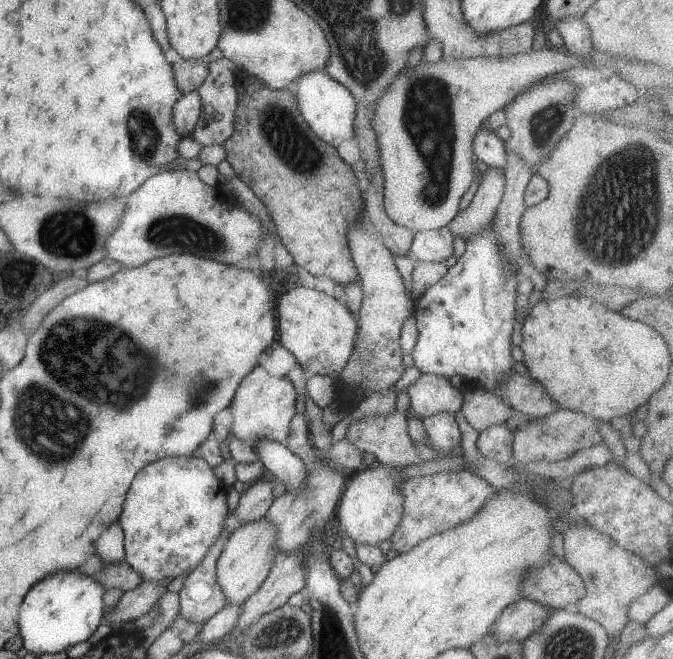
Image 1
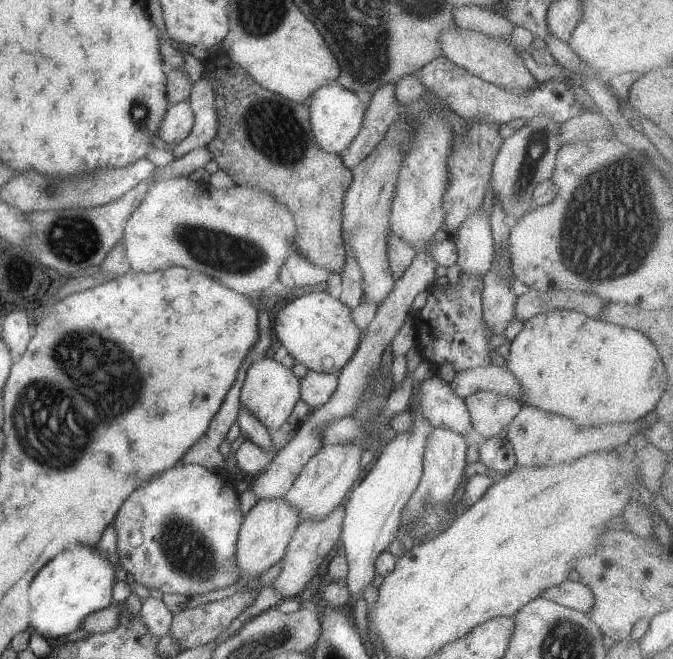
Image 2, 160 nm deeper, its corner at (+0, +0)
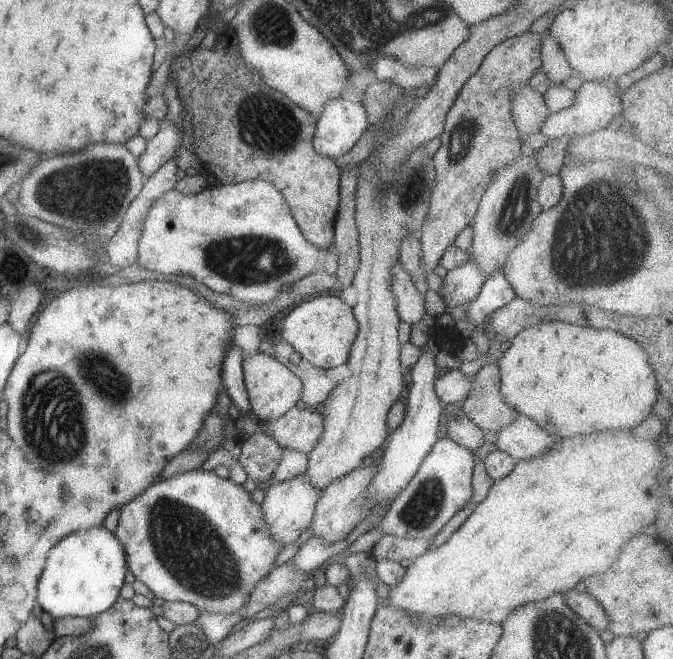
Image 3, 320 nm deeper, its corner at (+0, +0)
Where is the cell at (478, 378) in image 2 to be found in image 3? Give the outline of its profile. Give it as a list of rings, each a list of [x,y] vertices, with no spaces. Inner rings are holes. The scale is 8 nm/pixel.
[[[447,369],[444,374],[435,378],[434,392],[443,406],[461,404],[471,390],[473,380],[475,376],[466,376],[458,369]]]

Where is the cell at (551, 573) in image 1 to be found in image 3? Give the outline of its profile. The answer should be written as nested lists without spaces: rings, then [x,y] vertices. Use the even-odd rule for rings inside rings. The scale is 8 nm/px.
[[[567,590],[563,592],[563,600],[572,612],[575,612],[589,626],[598,632],[607,629],[607,618],[602,608],[598,605],[594,595],[590,592],[579,593],[577,590]]]

